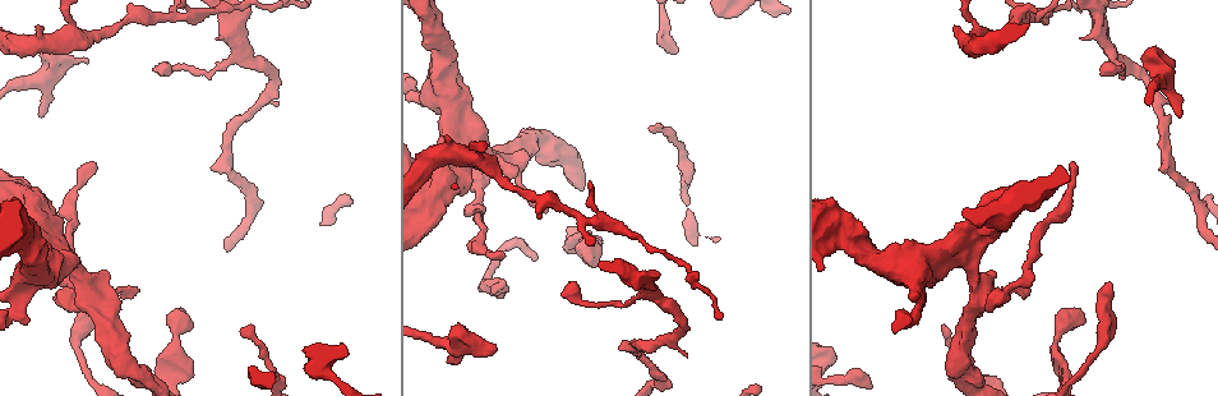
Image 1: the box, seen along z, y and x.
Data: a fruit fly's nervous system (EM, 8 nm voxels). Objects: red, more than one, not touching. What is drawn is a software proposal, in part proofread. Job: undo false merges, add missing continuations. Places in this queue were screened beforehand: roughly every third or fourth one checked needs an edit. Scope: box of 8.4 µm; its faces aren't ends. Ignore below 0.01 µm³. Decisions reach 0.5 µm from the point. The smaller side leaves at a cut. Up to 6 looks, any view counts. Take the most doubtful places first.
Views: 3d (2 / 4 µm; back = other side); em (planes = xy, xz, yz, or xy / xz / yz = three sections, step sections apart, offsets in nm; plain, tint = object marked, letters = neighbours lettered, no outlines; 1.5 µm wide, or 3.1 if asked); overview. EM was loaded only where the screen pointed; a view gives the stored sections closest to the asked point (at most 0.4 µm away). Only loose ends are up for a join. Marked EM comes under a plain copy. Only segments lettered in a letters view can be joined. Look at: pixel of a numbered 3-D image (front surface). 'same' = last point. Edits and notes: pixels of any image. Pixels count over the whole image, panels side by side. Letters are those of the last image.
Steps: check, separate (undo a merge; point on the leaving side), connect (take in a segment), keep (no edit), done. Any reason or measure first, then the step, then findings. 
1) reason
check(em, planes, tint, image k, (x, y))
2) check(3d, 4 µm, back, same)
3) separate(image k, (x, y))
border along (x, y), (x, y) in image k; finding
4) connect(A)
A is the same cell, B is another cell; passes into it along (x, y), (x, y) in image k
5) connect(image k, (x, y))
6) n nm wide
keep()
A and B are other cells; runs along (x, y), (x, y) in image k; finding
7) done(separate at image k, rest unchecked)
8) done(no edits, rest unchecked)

thick turns thin
check(3d, 4 µm, back, image 1, (1109, 49))

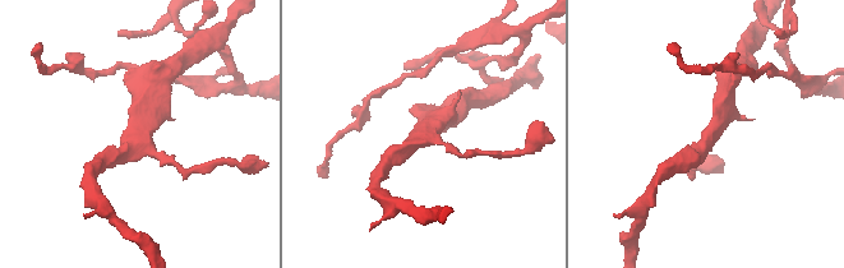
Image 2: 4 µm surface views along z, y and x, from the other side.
3 arms
check(em, planes, tint, image 2, (137, 137))

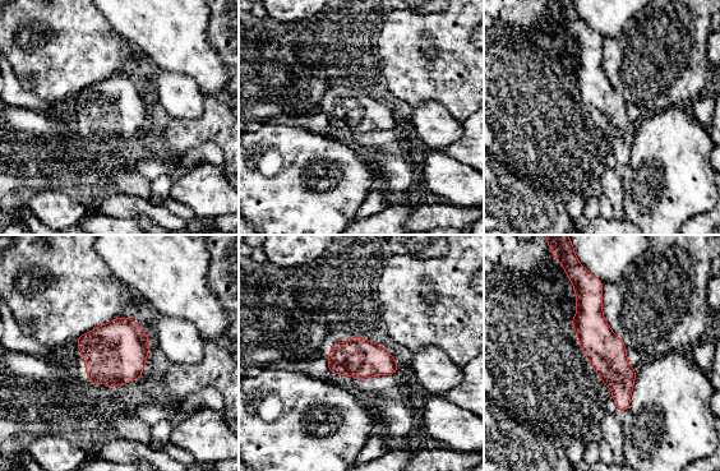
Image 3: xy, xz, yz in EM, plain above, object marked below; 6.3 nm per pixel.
what lies round it
check(em, planes, letters, same)

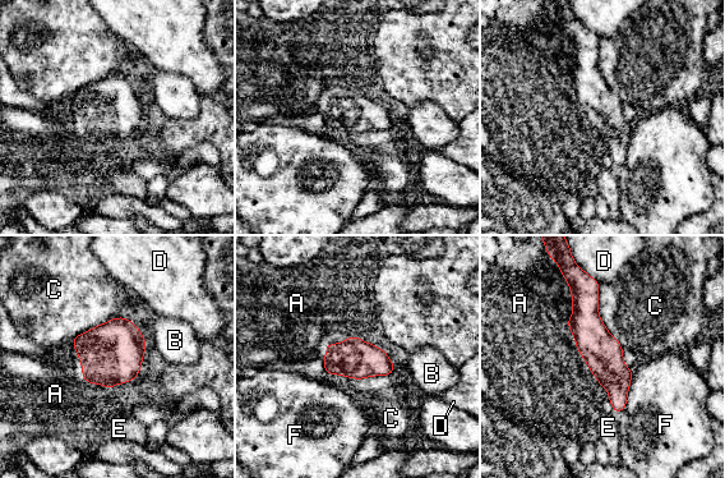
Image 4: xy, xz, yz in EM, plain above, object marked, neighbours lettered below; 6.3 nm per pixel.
keep()
A, B, C, D, E and F are other cells; runs along (589, 283), (589, 332), (619, 408) in image 4; continuous, no second neuron

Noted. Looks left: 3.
branch stops here
check(em, xz, step 4, letters, image 1, (38, 24))

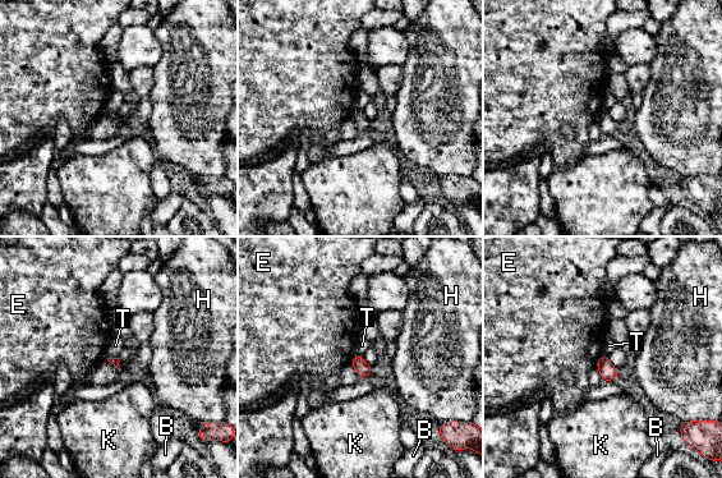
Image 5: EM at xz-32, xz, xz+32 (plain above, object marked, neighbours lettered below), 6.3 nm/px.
another direction
check(em, planes, letters, same)

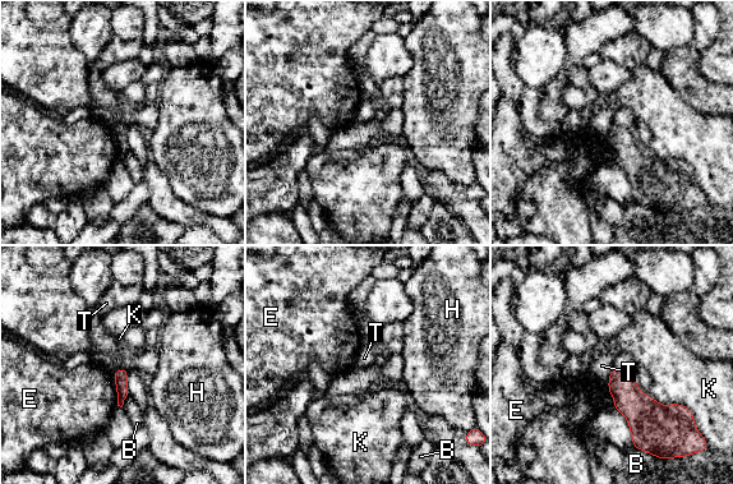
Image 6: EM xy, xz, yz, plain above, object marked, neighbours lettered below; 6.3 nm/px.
keep()
B, E, H, K and T are other cells; border along (613, 368), (608, 386) in image 6; none of them fits

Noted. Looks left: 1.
done(no edits, rest unchecked)

